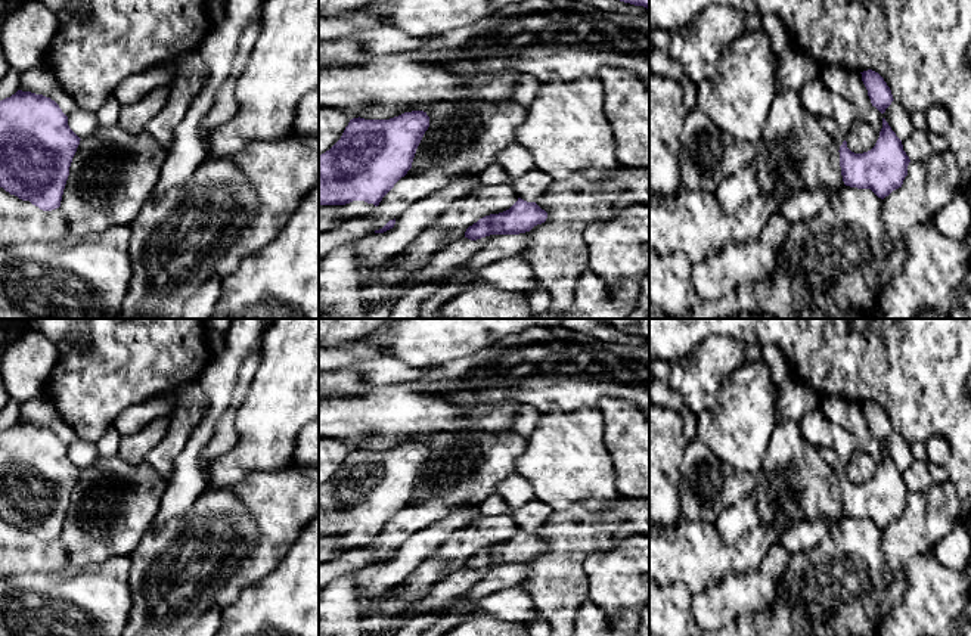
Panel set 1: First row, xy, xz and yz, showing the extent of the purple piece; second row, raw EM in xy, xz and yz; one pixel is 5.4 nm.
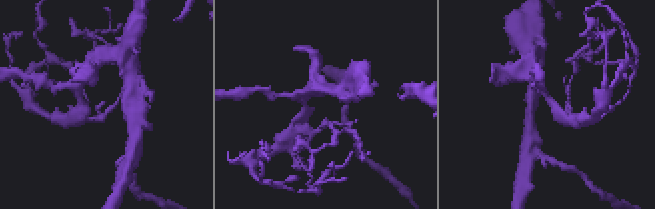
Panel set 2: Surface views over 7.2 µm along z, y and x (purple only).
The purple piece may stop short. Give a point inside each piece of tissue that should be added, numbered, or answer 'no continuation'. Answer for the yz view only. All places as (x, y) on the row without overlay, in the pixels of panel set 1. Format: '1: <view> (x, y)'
1: yz (830, 455)

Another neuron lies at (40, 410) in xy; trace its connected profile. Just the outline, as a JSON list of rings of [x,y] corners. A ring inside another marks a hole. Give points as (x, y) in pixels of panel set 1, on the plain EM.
[[[37,397],[21,404],[19,421],[31,422],[50,428],[56,434],[65,425],[62,416],[58,413],[55,404],[46,397]]]

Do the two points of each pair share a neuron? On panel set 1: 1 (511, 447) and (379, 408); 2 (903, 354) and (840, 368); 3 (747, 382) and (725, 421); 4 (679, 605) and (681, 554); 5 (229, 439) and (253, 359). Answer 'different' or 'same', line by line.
1: different
2: same
3: same
4: different
5: same

